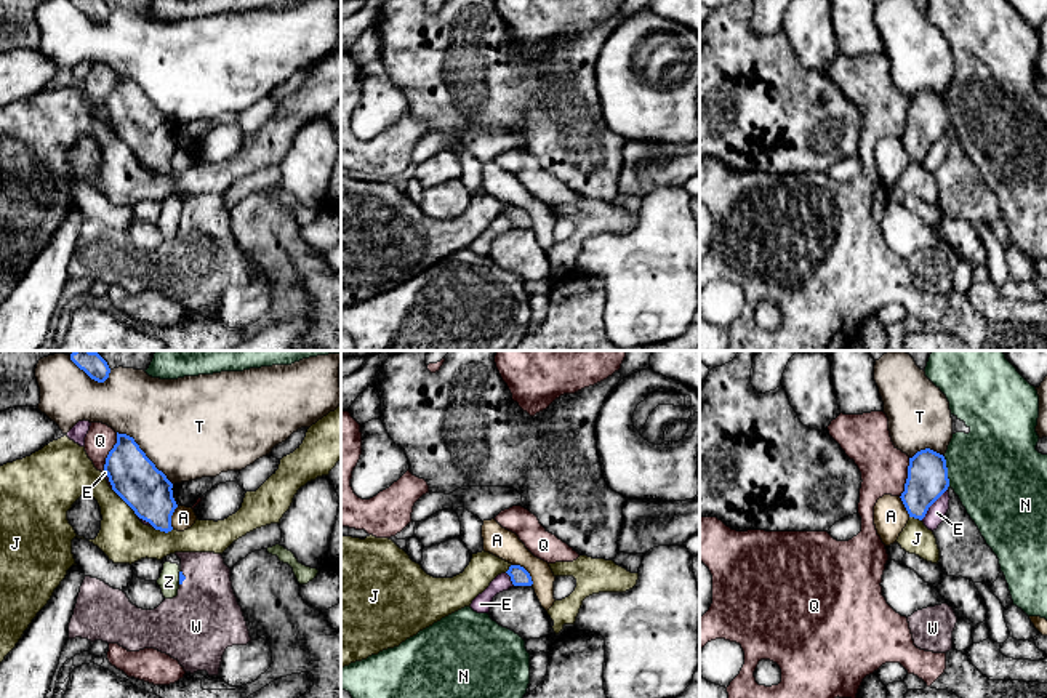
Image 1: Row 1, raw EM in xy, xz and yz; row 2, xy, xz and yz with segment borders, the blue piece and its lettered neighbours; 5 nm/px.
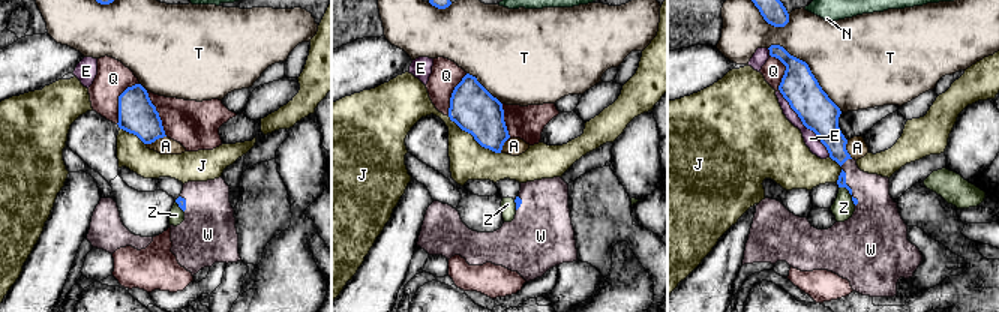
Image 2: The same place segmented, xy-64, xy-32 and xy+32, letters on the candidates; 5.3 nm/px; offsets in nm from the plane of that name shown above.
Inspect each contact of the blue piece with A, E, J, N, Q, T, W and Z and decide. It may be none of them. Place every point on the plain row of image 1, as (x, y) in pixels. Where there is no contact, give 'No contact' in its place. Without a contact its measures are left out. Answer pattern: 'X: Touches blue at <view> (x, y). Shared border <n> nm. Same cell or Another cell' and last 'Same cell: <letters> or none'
A: Touches blue at xz (525, 212). Shared border 150 nm. Another cell
E: Touches blue at yz (932, 144). Shared border 200 nm. Another cell
J: Touches blue at xy (125, 143). Shared border 200 nm. Another cell
N: Touches blue at yz (946, 112). Shared border 160 nm. Another cell
Q: Touches blue at xy (109, 93). Shared border 220 nm. Another cell
T: Touches blue at xy (144, 95). Shared border 400 nm. Another cell
W: Touches blue at xy (184, 220). Shared border 80 nm. Same cell
Z: Touches blue at xy (180, 218). Shared border 70 nm. Another cell
Same cell: W

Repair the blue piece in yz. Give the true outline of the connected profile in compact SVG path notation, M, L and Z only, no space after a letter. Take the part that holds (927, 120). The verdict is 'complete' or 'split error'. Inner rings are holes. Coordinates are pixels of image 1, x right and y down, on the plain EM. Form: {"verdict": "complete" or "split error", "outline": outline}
{"verdict": "complete", "outline": "M925 90L909 99L901 142L909 158L922 162L929 149L948 131L948 109L943 96Z"}

